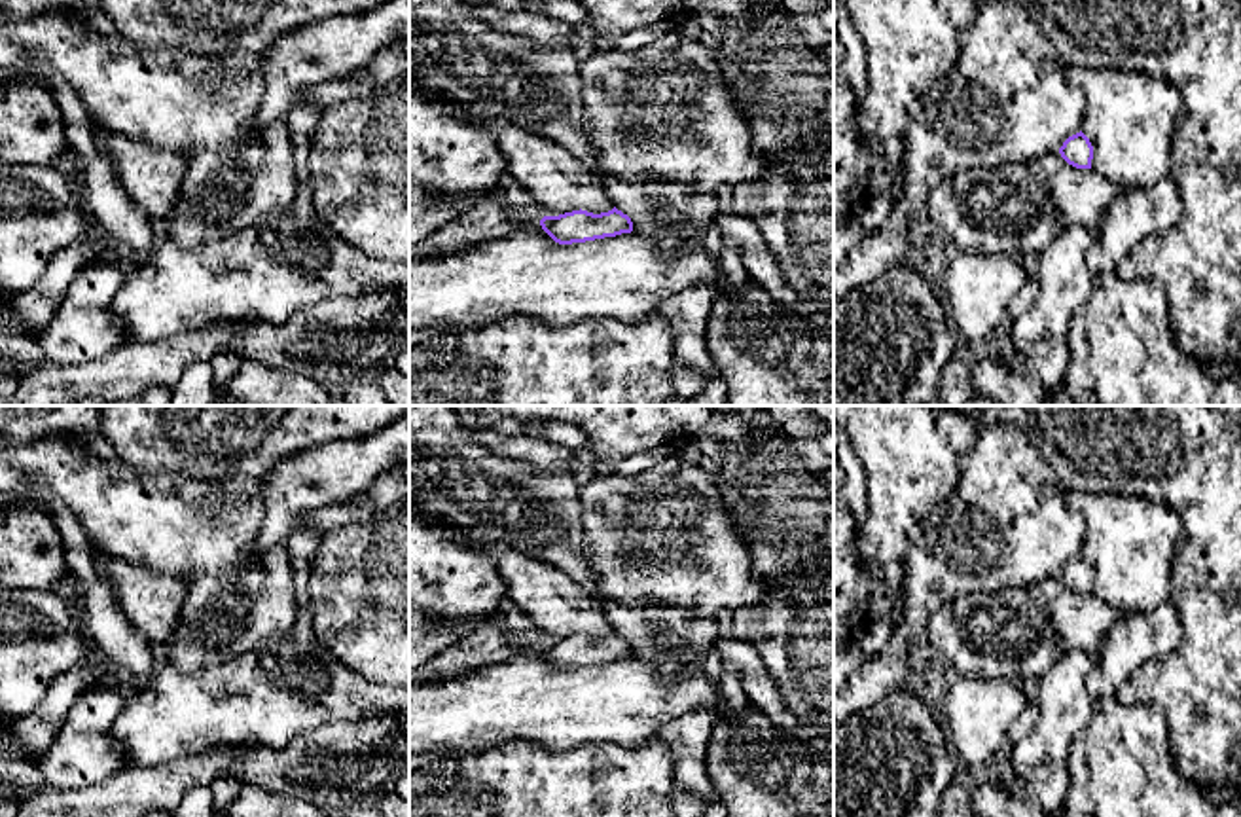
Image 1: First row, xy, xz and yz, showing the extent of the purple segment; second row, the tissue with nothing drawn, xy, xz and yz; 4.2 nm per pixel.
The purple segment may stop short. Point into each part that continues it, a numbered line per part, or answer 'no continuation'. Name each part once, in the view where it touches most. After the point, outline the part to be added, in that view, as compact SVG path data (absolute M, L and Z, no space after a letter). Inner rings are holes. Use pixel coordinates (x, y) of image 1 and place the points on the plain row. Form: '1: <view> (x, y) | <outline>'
no continuation

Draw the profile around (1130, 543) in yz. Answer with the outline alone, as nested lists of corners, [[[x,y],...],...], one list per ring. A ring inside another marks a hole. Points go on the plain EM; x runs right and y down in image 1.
[[[1069,491],[1067,500],[1086,523],[1082,557],[1093,571],[1091,593],[1124,612],[1167,603],[1182,519],[1137,495]]]

